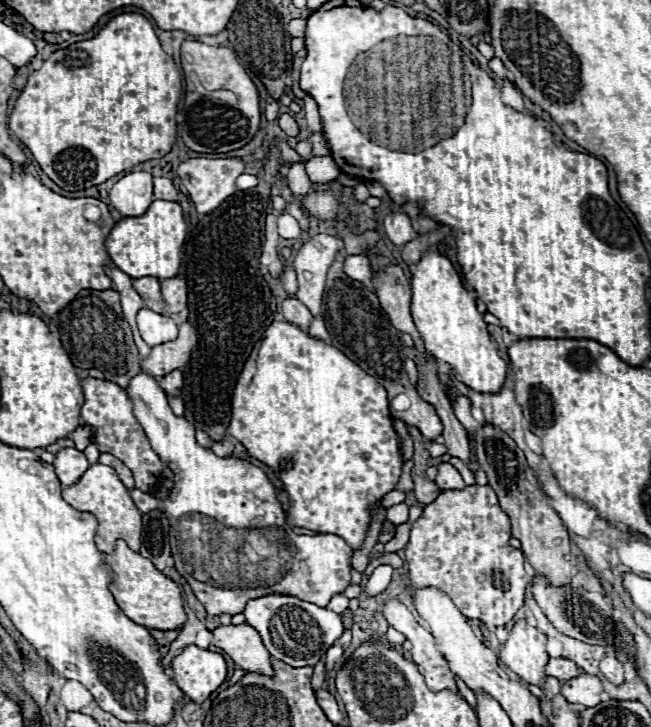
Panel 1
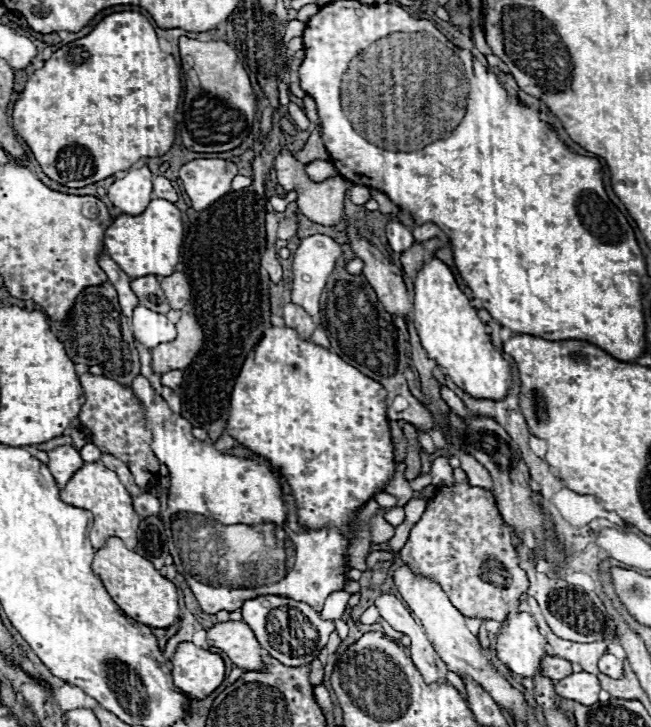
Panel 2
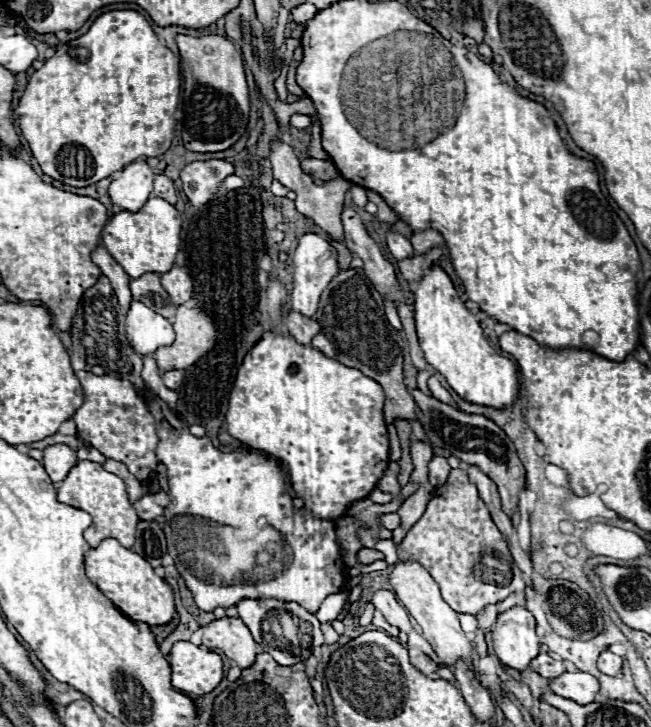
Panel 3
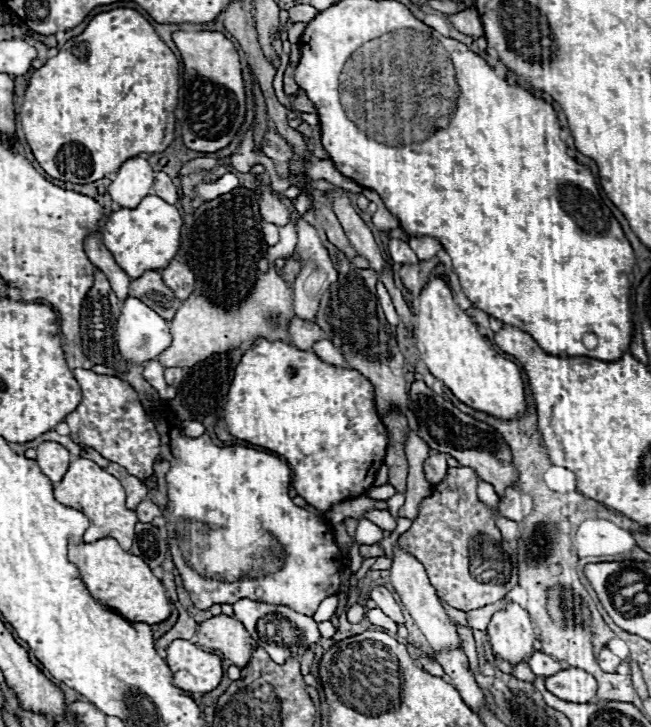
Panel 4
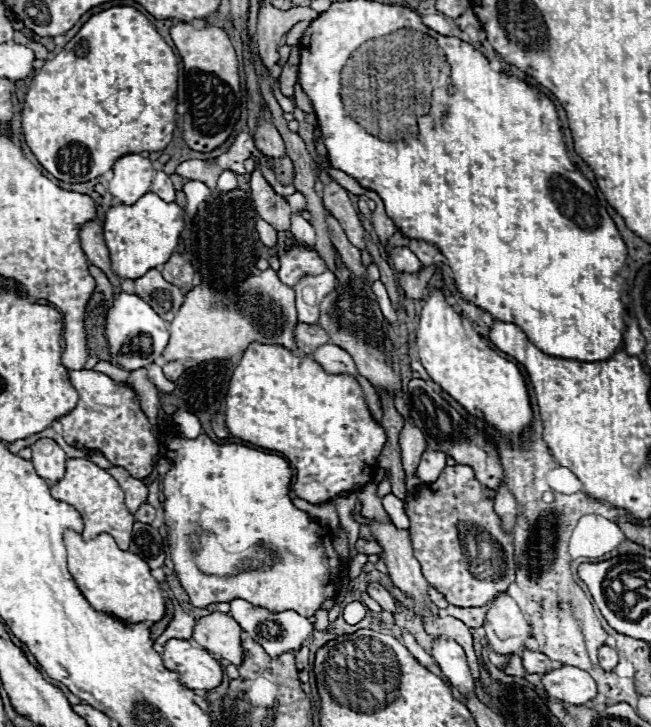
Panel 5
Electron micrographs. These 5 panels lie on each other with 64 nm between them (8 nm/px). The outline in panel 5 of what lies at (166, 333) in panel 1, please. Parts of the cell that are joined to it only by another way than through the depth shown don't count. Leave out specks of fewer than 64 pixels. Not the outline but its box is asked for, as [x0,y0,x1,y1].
[106,292,168,370]

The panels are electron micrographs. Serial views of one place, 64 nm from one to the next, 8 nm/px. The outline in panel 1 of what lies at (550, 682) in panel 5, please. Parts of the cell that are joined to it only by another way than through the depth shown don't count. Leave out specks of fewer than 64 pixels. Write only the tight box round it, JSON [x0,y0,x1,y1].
[562,674,604,708]

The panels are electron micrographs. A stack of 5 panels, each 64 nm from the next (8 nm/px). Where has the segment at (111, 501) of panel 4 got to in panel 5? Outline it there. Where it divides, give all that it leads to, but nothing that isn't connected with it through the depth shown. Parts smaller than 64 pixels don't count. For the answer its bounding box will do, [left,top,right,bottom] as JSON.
[50,458,134,550]

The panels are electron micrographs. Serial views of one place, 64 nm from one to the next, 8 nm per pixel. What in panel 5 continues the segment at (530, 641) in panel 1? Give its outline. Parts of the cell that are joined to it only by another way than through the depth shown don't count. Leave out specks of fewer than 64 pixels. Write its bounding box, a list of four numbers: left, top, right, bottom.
[484,594,532,656]

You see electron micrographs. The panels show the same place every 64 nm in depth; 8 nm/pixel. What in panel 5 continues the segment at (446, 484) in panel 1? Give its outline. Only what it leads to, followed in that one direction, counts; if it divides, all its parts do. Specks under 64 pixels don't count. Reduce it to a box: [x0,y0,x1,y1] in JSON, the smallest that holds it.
[418,450,446,484]

